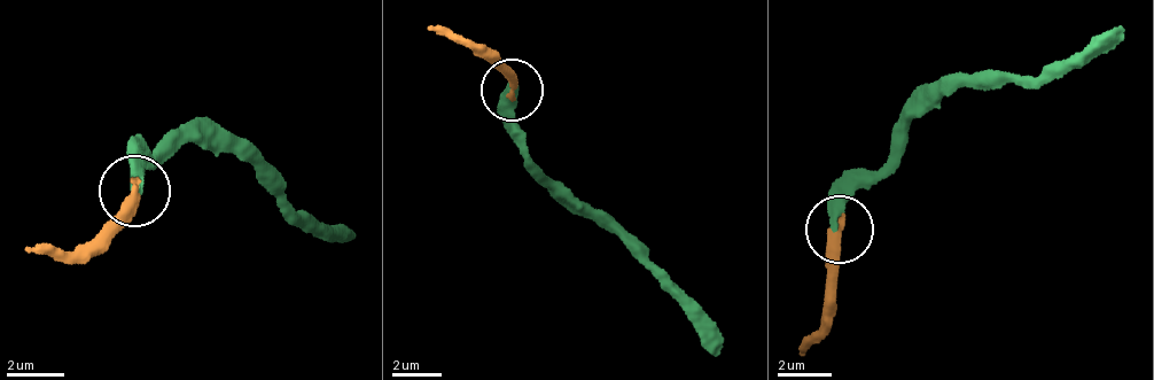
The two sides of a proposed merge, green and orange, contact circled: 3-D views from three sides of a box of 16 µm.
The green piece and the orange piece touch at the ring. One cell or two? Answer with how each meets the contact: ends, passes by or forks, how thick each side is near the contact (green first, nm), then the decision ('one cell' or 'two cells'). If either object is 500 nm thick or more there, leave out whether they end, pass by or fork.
green ends there; orange ends there; 480 nm thick on the green side, 400 nm on the other; one cell

